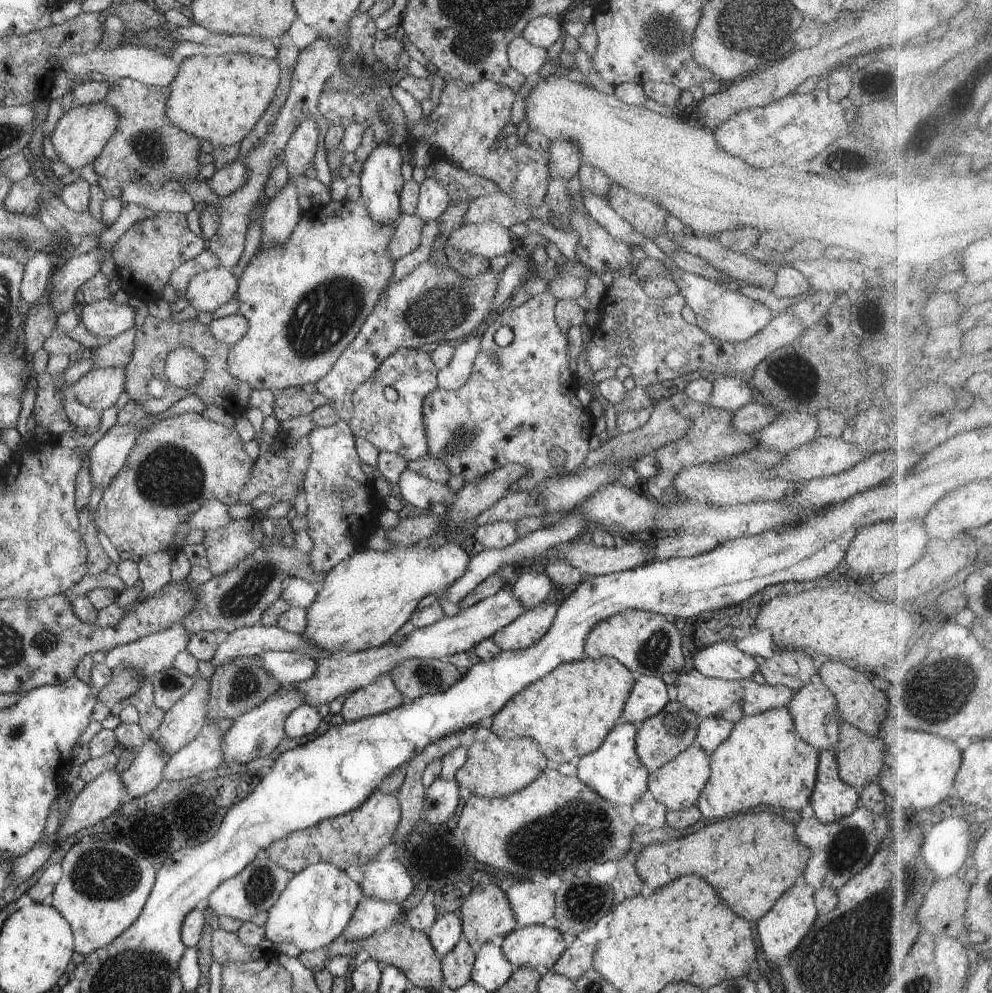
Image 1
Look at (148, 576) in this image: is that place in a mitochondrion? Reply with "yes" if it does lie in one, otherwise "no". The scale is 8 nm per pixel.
no

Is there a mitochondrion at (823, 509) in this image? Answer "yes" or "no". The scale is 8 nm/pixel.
no

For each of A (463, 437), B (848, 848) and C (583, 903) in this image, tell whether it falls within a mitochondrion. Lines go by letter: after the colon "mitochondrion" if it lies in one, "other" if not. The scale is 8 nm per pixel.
A: mitochondrion
B: mitochondrion
C: mitochondrion

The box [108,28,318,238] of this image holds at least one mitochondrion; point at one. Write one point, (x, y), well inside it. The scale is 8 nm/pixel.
(148, 146)

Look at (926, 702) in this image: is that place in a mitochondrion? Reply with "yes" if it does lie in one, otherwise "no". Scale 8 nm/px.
yes

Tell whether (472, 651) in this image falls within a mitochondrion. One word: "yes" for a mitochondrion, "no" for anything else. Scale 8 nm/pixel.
no

